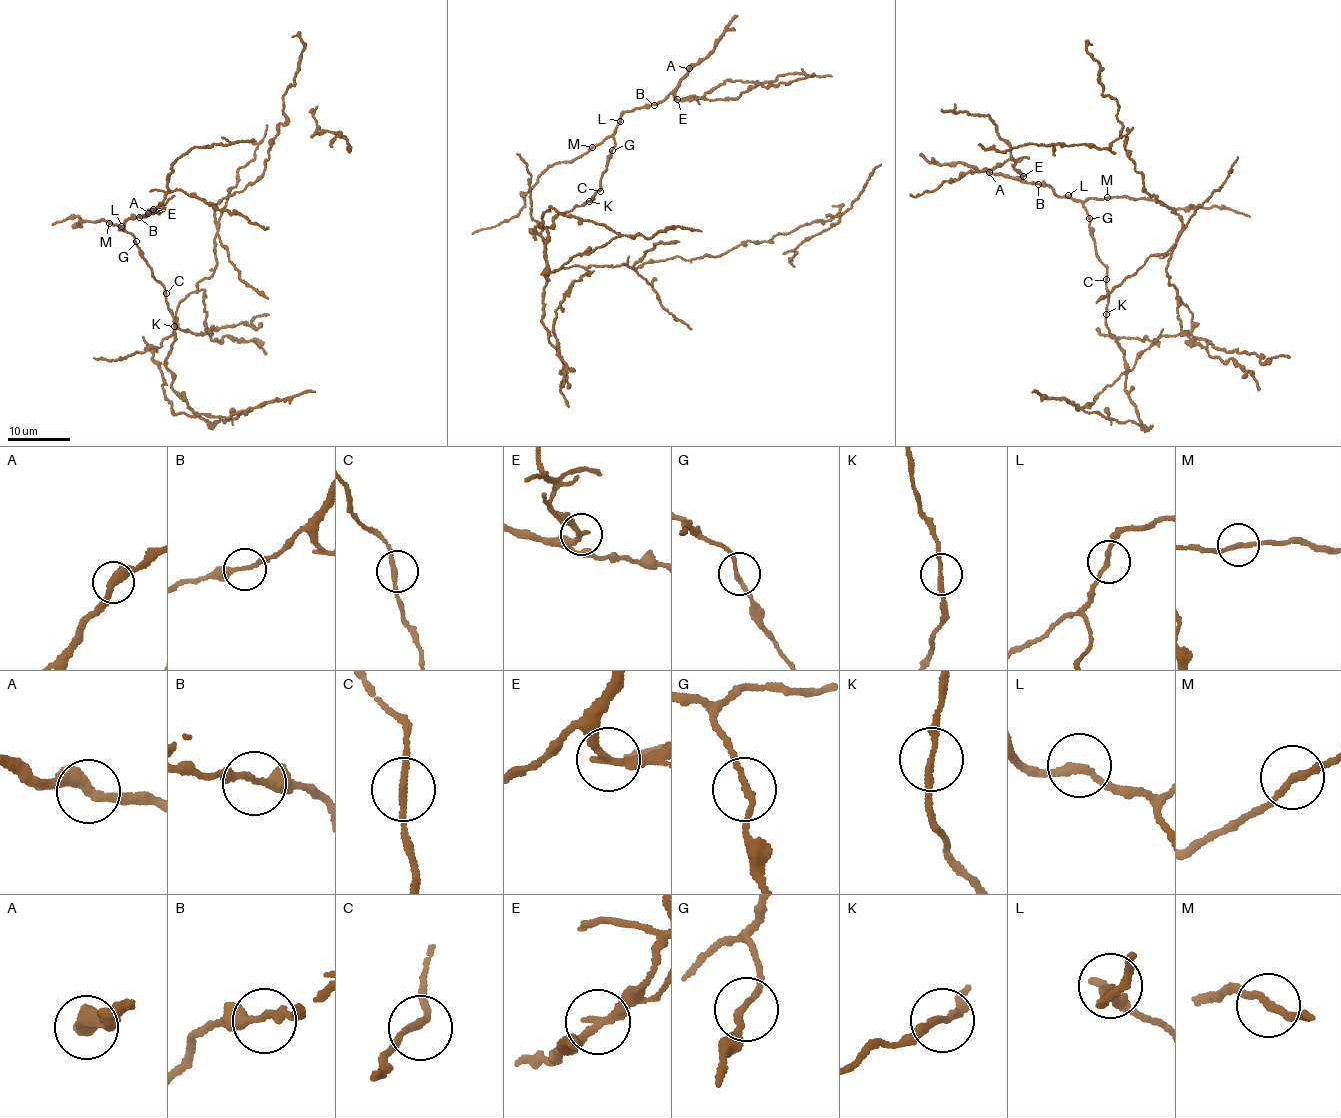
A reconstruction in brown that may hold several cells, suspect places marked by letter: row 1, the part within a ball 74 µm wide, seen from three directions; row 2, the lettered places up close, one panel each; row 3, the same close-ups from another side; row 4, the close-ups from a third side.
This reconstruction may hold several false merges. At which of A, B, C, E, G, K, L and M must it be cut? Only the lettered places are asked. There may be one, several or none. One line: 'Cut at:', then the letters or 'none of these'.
Cut at: E, K, M

